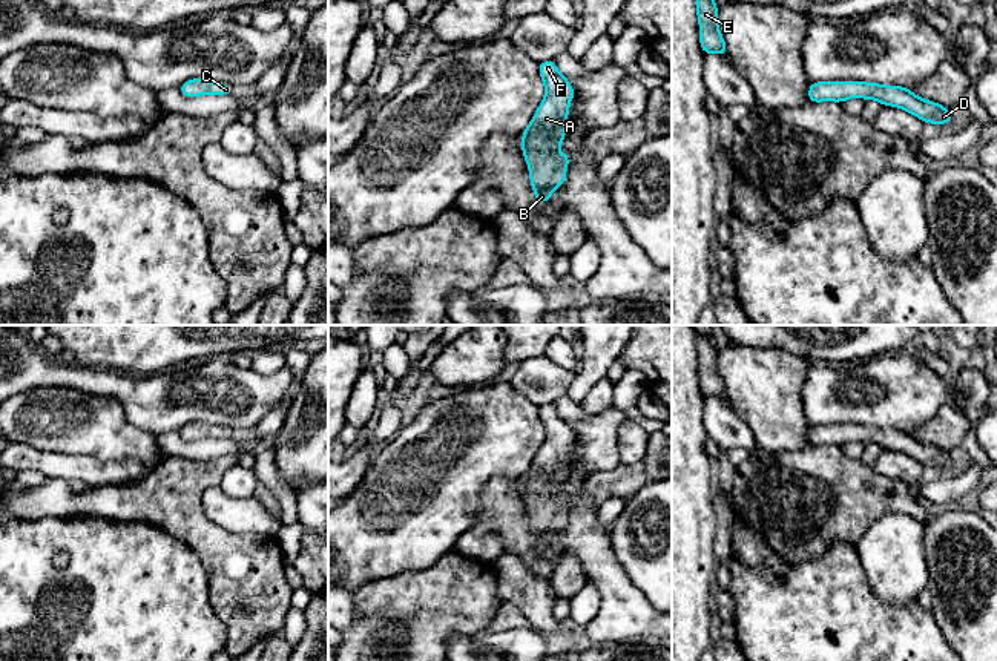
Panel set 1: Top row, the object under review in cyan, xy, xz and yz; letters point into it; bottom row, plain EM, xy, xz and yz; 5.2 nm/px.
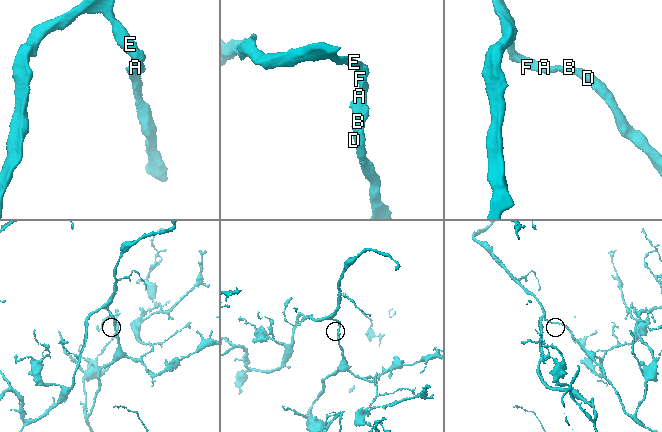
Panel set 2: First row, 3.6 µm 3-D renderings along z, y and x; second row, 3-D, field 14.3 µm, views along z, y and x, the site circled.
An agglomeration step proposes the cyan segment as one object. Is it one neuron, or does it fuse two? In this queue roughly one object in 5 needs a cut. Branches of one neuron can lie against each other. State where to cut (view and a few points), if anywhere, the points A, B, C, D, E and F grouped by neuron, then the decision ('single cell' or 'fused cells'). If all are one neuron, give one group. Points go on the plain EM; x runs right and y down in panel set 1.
cut none; groups A B C D E F; single cell

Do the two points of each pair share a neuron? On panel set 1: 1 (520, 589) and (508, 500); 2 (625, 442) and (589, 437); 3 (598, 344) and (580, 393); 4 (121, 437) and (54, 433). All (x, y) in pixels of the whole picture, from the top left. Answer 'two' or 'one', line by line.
1: two
2: two
3: one
4: one

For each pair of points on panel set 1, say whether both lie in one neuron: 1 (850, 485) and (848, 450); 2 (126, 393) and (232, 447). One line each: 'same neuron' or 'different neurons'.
1: different neurons
2: different neurons

